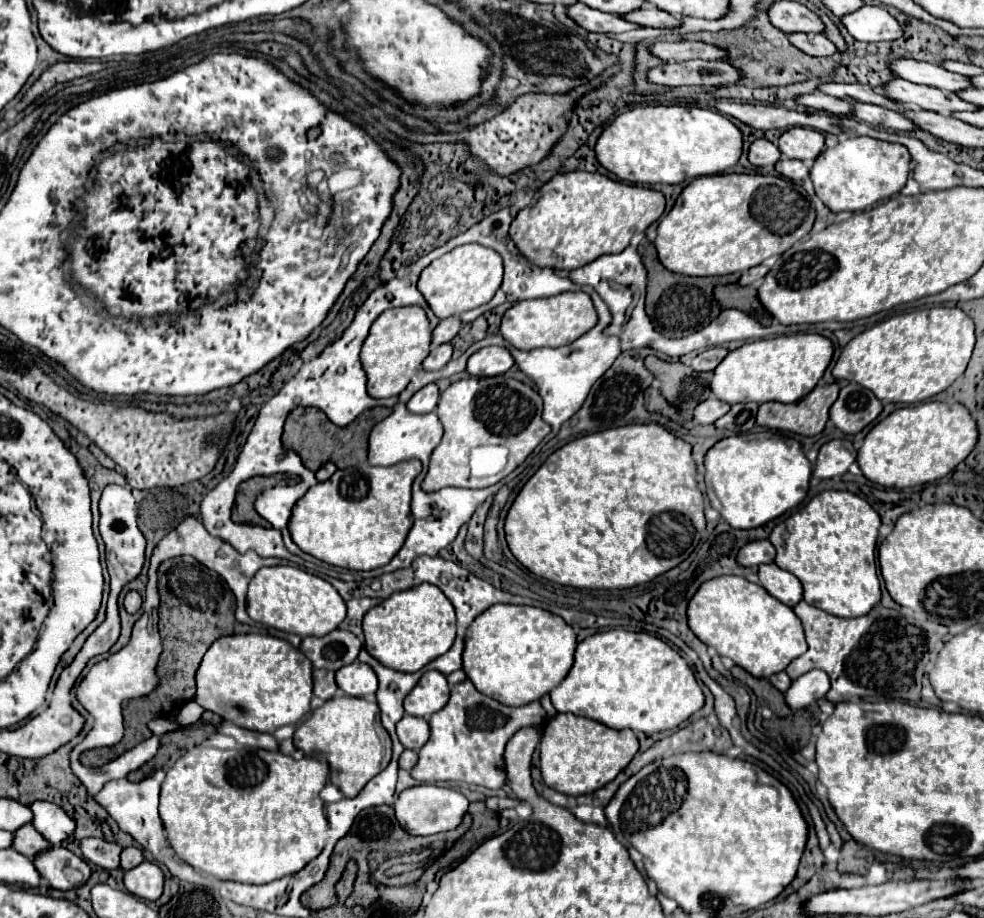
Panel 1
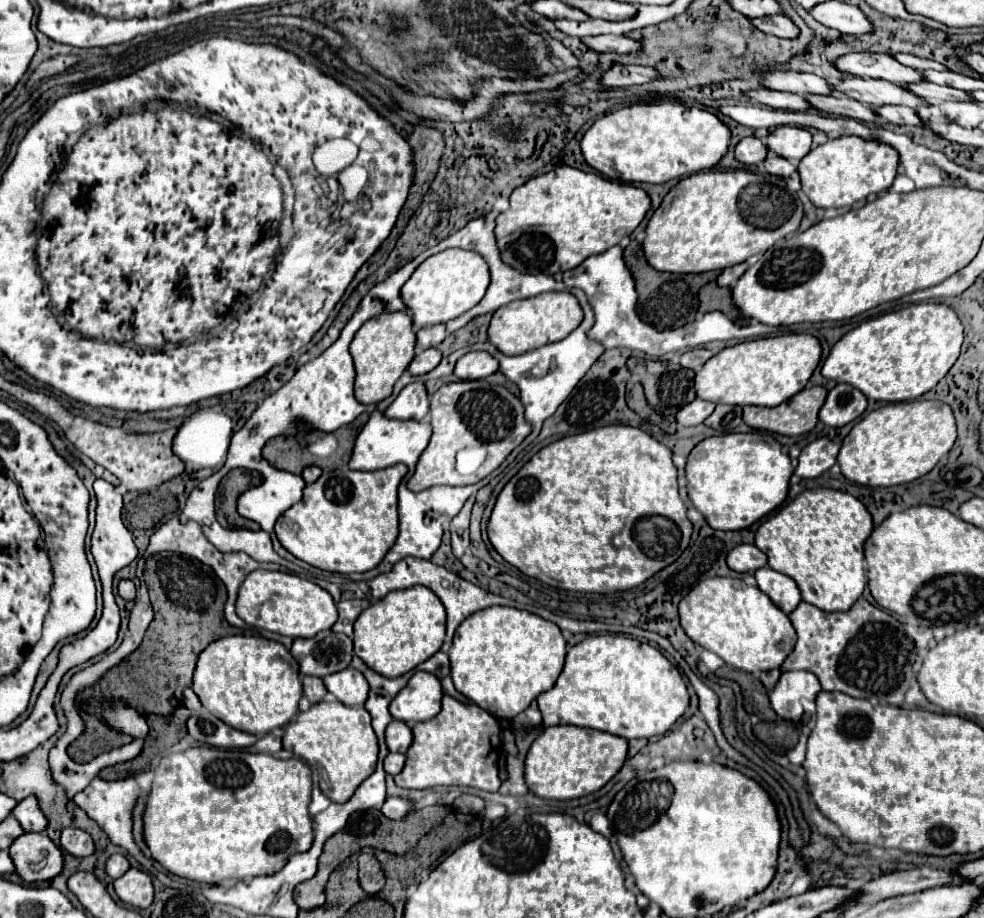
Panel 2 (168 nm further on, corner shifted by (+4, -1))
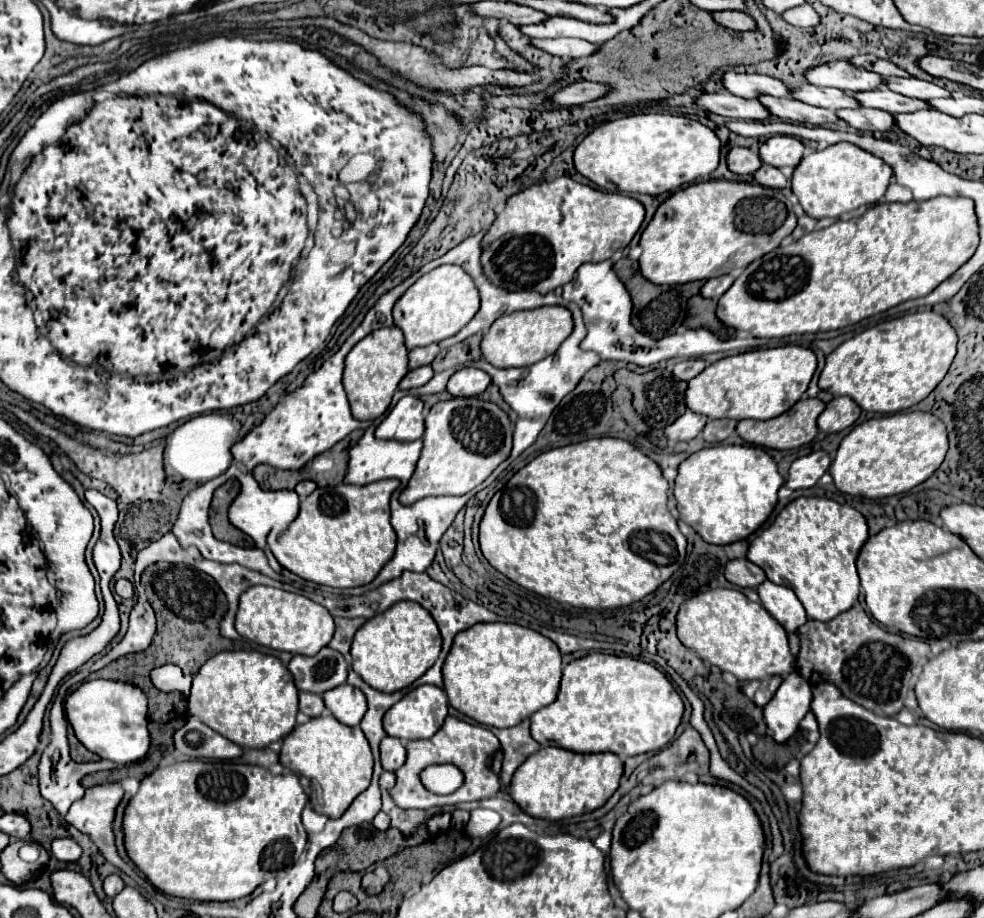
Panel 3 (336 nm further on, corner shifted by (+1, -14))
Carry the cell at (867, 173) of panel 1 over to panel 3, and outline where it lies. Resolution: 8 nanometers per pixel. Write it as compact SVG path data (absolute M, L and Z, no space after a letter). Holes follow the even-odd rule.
M846 142L832 144L820 152L804 156L792 174L792 192L796 194L804 212L812 218L838 218L844 212L856 210L864 204L882 200L892 178L892 168L874 154Z

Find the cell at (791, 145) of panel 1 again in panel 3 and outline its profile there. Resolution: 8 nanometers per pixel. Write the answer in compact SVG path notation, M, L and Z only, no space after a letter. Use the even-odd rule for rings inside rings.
M772 136L760 146L760 160L776 168L782 166L794 168L802 156L804 144L792 136Z

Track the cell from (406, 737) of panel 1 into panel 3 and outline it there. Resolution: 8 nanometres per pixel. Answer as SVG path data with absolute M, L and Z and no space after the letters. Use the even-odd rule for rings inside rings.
M386 736L380 742L380 762L384 770L396 772L406 760L406 748L402 746L402 742L398 738L390 738Z

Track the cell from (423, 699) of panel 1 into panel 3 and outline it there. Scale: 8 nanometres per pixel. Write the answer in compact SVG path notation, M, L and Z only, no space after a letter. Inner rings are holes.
M422 684L410 690L400 702L396 702L386 714L384 714L384 730L388 736L404 738L404 740L420 740L430 738L438 732L438 728L444 724L444 718L448 714L448 698L442 688L432 684Z

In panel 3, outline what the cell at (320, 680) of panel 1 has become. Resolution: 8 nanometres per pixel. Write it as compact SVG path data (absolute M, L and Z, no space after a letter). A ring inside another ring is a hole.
M300 692L300 712L310 716L310 718L316 718L322 714L324 710L324 700L322 696L318 694L310 694L310 692Z

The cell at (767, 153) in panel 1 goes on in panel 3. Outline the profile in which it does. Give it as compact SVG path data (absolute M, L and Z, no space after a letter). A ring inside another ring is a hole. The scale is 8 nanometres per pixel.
M732 148L726 156L726 164L734 174L754 174L760 168L760 156L748 148Z

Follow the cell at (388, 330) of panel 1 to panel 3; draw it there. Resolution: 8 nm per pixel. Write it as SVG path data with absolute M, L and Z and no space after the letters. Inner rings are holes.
M380 328L362 338L344 360L344 390L350 402L350 412L356 420L376 420L390 406L392 394L398 388L398 382L408 372L408 348L404 346L402 332L392 328Z

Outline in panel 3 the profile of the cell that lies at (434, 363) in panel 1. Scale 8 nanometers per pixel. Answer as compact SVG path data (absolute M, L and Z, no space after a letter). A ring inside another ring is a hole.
M422 366L422 368L410 370L410 372L402 378L402 382L398 384L398 388L400 388L400 390L410 390L410 388L424 386L432 376L434 376L434 372L432 372L430 366Z

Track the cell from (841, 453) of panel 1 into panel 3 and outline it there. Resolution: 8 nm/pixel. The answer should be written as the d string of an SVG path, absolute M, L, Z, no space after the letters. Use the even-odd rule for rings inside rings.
M824 450L796 458L788 470L788 480L784 486L788 486L790 490L812 488L818 482L818 478L828 470L830 464L832 464L832 458Z

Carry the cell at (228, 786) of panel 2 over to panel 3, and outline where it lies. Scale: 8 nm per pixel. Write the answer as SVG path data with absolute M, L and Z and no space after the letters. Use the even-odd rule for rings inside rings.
M188 760L156 768L140 782L138 794L124 808L124 848L128 858L146 874L152 886L168 896L228 902L252 894L264 880L292 866L304 852L306 832L300 814L308 802L296 774L272 774L262 766L228 760Z

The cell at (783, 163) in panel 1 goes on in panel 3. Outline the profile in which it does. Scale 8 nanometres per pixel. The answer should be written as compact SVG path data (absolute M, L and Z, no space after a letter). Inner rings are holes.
M762 164L762 168L758 168L758 172L754 172L754 182L758 182L760 186L766 188L784 188L788 184L788 180L784 178L784 174L768 164Z

